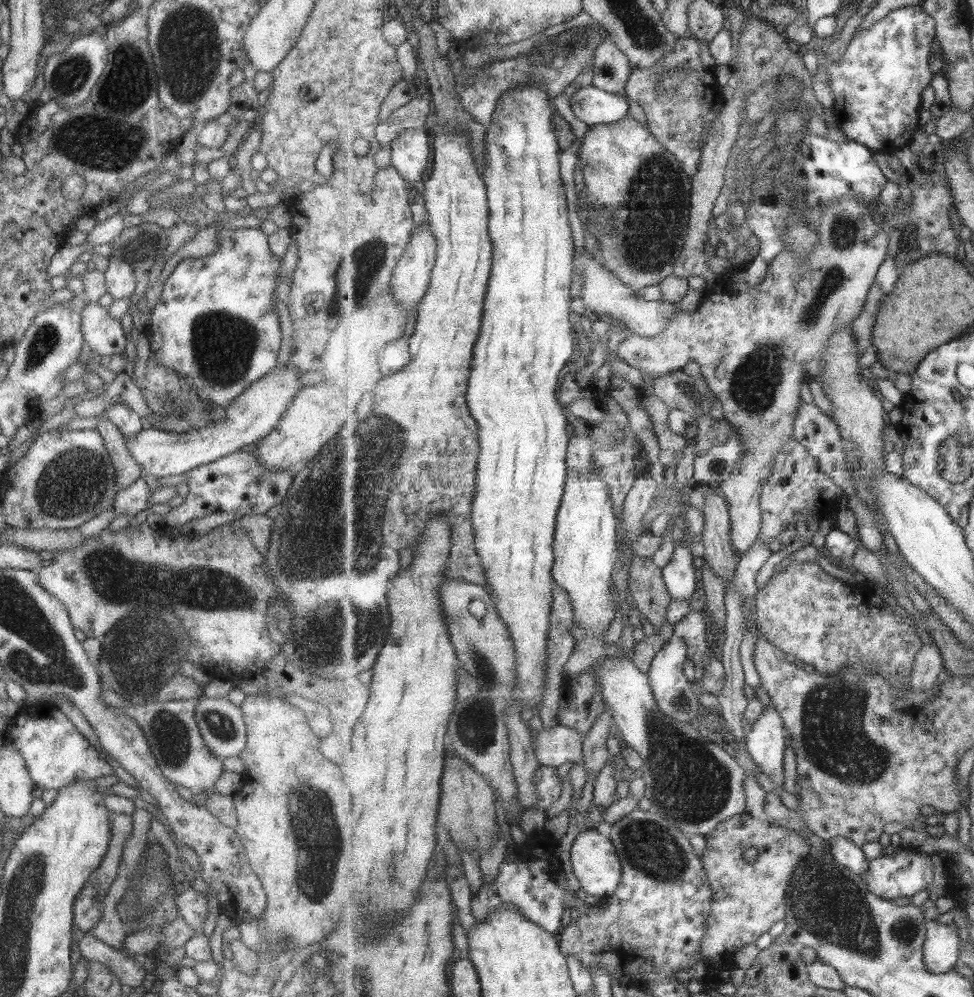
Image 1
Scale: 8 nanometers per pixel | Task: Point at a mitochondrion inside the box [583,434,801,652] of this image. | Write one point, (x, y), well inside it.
(784, 478)

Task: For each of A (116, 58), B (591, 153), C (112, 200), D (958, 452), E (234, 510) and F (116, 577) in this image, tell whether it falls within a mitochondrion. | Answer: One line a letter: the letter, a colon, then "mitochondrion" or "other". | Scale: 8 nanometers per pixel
A: mitochondrion
B: other
C: other
D: mitochondrion
E: other
F: mitochondrion

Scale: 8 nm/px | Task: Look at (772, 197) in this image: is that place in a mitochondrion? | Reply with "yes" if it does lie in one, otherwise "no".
yes

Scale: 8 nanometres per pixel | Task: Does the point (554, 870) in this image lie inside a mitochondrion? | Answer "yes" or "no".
no

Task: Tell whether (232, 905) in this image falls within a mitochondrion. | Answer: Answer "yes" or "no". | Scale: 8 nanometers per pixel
no

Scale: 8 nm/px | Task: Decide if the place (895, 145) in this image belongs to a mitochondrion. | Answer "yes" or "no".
no

